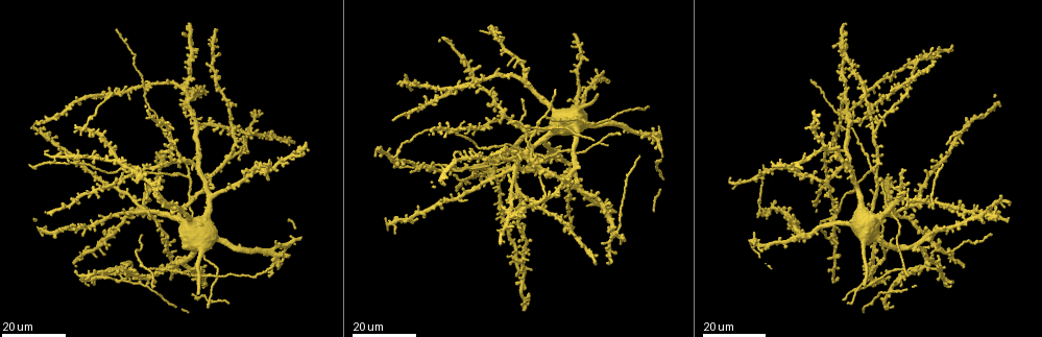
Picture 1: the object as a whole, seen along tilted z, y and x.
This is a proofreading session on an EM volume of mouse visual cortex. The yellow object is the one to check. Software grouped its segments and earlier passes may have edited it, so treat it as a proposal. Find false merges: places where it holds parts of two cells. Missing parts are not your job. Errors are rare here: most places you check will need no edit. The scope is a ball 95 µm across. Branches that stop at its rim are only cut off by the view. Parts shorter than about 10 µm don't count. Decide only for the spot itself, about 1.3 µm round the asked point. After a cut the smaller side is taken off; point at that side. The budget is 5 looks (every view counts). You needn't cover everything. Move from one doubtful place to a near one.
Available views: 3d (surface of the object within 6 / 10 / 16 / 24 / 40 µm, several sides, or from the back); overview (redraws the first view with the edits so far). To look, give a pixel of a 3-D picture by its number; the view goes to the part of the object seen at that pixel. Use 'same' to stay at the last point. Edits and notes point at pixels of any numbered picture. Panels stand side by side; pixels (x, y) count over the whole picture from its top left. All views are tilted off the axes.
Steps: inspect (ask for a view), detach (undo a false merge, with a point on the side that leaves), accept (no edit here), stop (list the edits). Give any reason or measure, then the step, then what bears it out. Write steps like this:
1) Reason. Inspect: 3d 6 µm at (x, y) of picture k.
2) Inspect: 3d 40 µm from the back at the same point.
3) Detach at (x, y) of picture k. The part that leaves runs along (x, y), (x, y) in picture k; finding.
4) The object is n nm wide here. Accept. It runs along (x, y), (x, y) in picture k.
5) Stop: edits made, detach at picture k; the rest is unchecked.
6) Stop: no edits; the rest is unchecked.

Four-way junction. Inspect: 3d 24 µm at (140, 88) of picture 1.

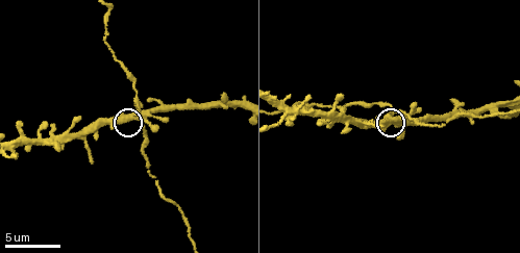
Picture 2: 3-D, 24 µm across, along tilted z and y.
Inspect: 3d 10 µm at (394, 120) of picture 2.

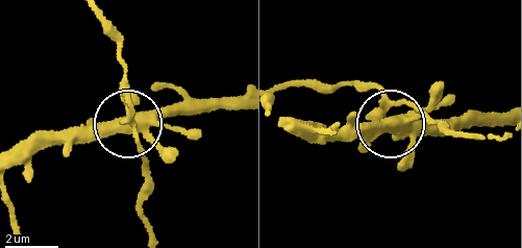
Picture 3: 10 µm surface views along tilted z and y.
The side arm is 47 µm long. Accept. It runs along (235, 99), (65, 134) in picture 3; continuous, no second cell.

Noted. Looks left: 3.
Small branch off a trunk. Inspect: 3d 24 µm at (187, 176) of picture 1.

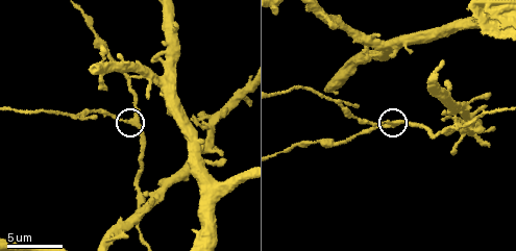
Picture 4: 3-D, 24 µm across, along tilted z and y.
Closer look. Inspect: 3d 6 µm at (131, 119) of picture 4.

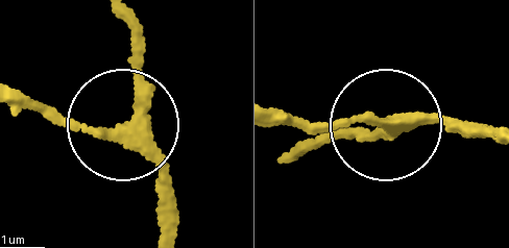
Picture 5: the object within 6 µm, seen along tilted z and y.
The object is 250 nm wide here. Accept. It runs along (295, 150), (395, 119), (479, 124) in picture 5; all the same cell.

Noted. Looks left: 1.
Stop: no edits; the rest is unchecked.

